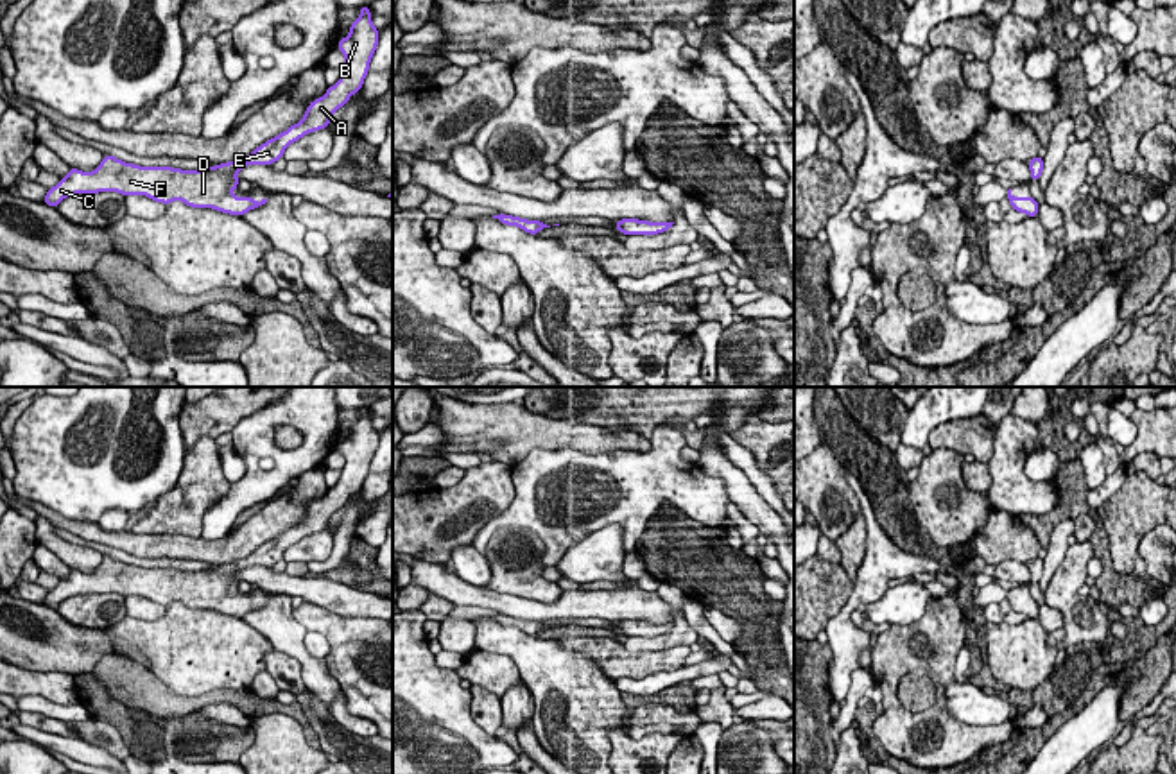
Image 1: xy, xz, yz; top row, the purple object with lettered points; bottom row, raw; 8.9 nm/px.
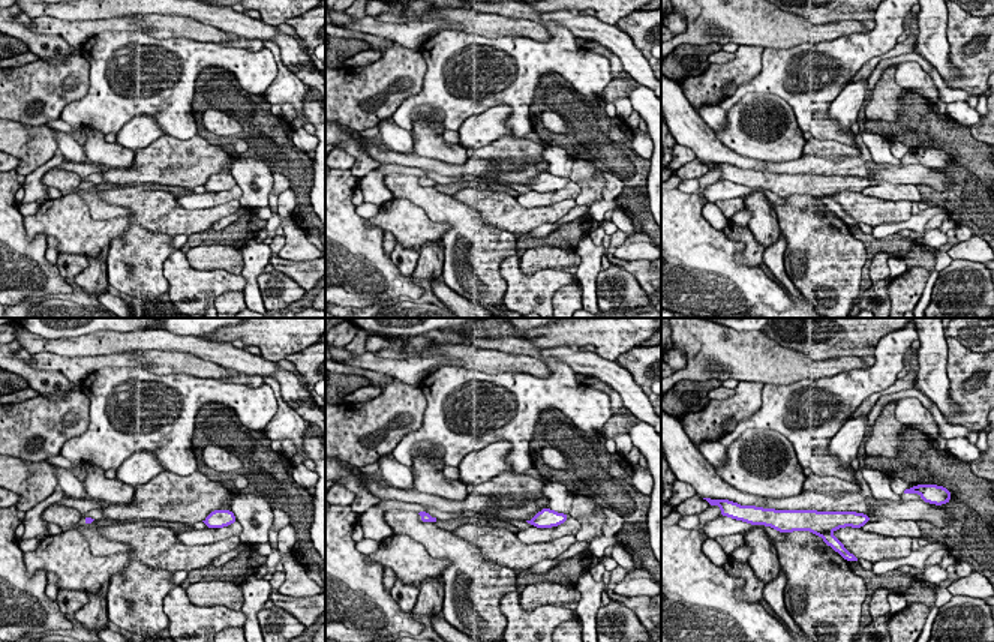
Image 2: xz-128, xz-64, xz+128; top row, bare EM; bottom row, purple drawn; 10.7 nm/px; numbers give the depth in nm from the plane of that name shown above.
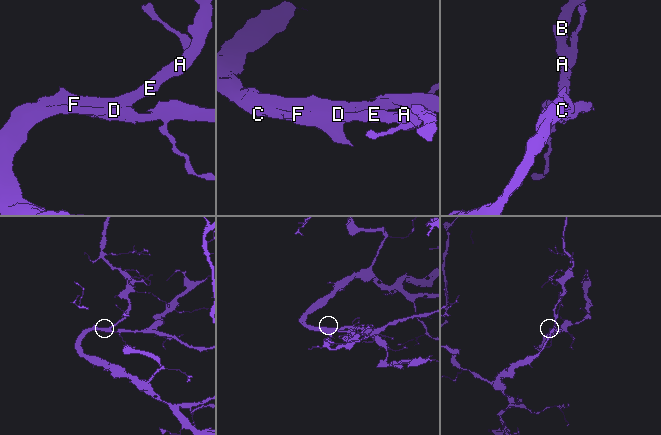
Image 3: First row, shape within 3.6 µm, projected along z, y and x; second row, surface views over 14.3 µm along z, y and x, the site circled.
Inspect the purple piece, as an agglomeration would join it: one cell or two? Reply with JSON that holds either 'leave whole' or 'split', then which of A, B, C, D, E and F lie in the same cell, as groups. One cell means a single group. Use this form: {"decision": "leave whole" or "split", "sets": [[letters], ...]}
{"decision": "leave whole", "sets": [["A", "B", "C", "D", "E", "F"]]}

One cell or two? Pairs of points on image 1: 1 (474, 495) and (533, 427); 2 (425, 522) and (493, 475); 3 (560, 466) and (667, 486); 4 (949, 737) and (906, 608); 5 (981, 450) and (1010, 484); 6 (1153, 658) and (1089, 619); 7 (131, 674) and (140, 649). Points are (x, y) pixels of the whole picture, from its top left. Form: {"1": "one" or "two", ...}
{"1": "two", "2": "one", "3": "one", "4": "two", "5": "two", "6": "two", "7": "two"}

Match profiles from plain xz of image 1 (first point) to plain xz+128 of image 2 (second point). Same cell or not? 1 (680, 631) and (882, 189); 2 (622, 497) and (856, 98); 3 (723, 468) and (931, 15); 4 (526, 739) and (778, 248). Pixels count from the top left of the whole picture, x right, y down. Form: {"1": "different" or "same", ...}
{"1": "same", "2": "different", "3": "same", "4": "same"}

